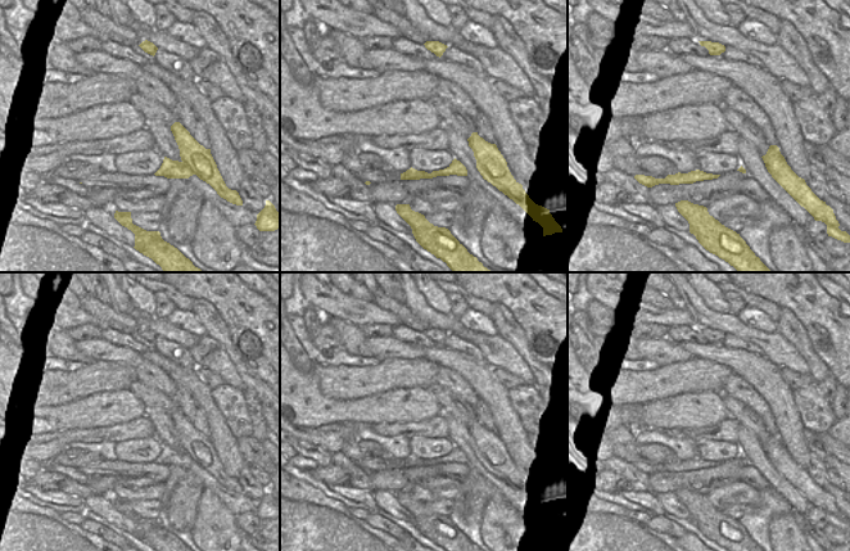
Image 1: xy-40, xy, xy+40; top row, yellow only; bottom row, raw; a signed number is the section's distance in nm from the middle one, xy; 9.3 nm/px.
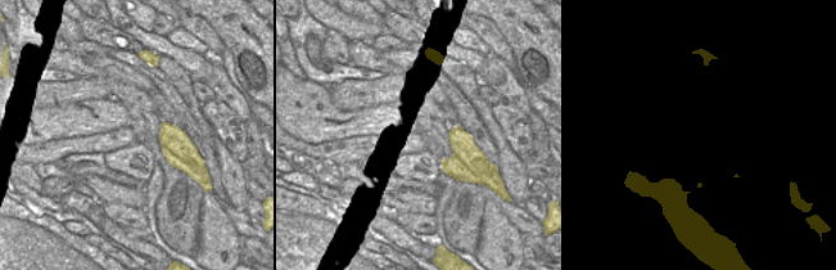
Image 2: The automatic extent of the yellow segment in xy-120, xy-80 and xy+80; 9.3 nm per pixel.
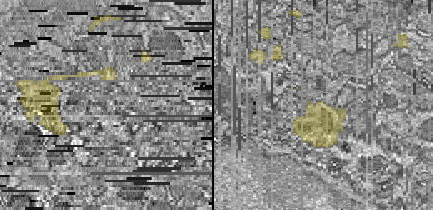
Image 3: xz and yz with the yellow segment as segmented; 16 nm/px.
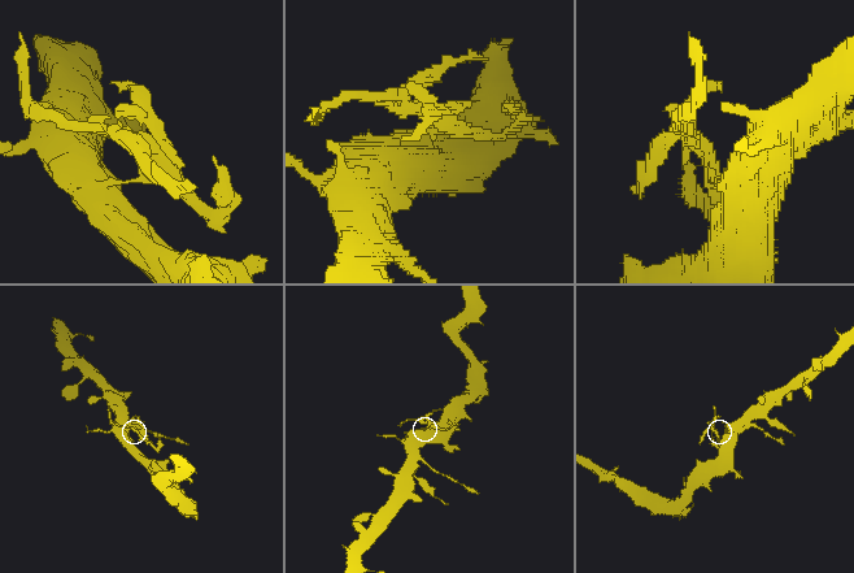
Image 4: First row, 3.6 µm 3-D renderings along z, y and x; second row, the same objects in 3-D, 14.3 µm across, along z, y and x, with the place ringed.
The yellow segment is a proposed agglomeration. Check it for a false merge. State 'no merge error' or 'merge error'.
merge error

